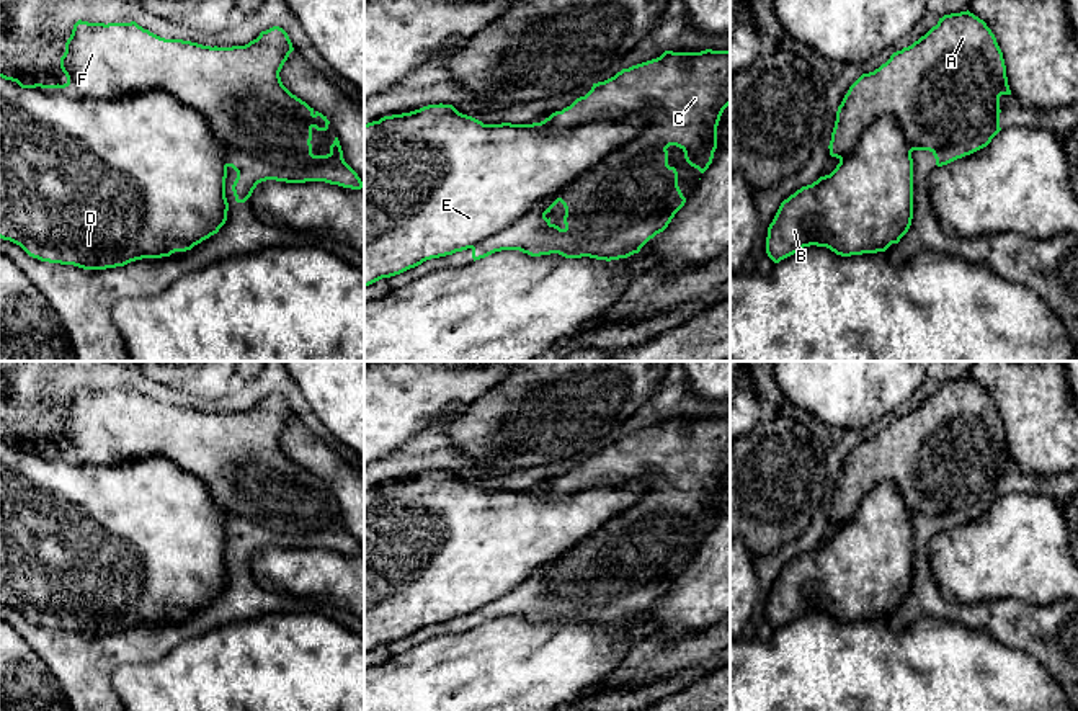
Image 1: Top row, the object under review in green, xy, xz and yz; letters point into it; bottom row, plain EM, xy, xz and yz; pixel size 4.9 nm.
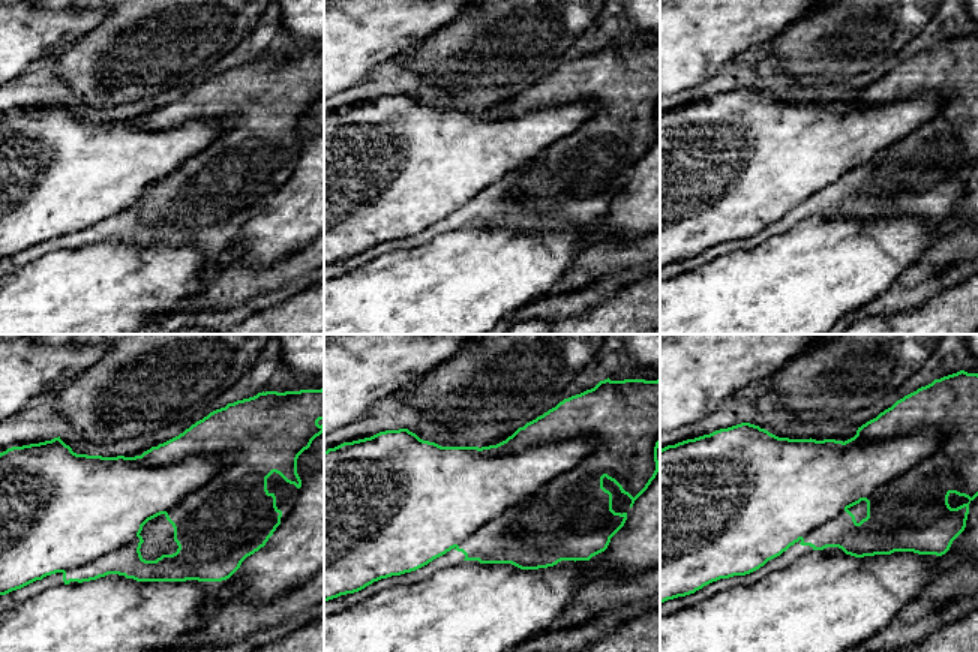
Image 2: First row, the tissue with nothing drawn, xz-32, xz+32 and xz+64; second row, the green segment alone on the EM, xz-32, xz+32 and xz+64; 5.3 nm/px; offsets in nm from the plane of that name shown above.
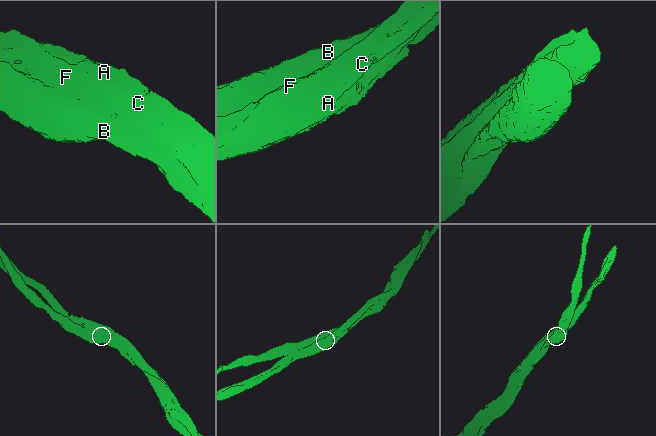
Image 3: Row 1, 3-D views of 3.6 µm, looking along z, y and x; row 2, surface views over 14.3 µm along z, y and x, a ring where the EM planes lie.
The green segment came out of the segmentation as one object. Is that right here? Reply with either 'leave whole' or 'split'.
split

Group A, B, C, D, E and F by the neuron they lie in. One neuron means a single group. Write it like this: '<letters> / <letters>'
A C F / B D E

